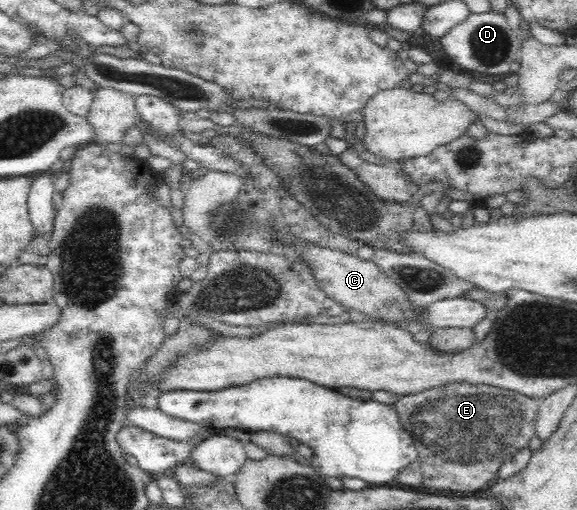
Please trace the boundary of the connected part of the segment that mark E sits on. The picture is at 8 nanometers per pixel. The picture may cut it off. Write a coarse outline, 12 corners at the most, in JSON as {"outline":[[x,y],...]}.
{"outline":[[445,384],[392,403],[426,492],[472,494],[535,435],[540,400]]}

